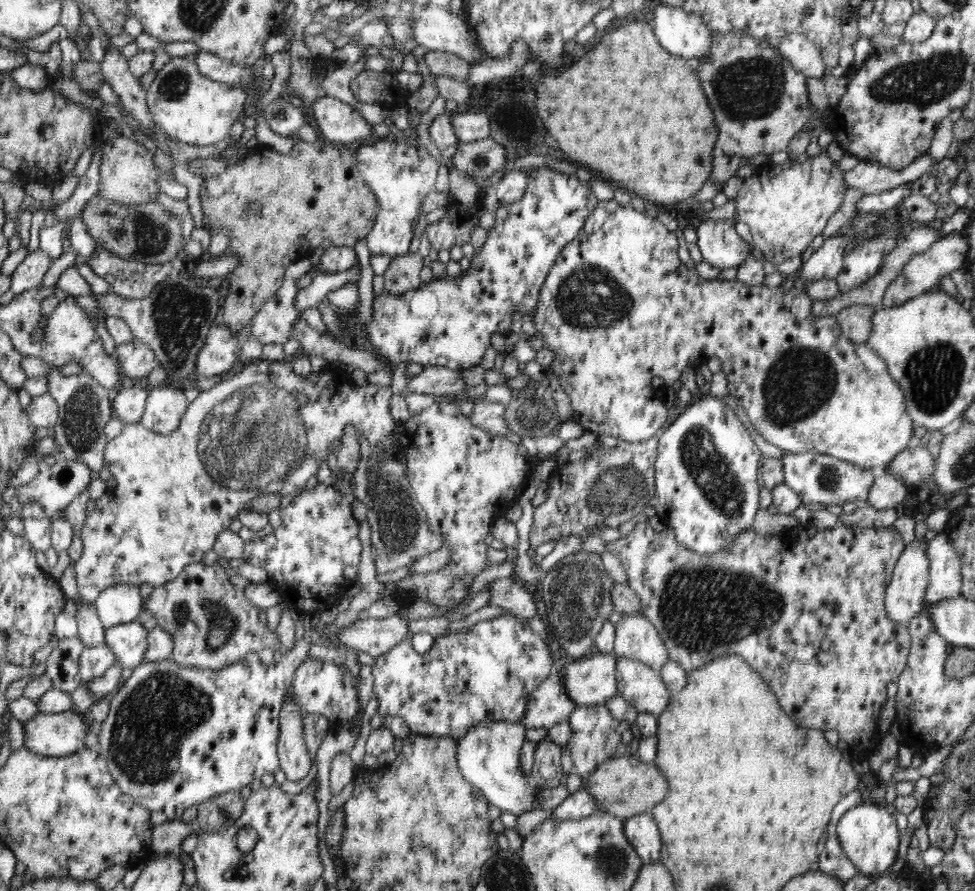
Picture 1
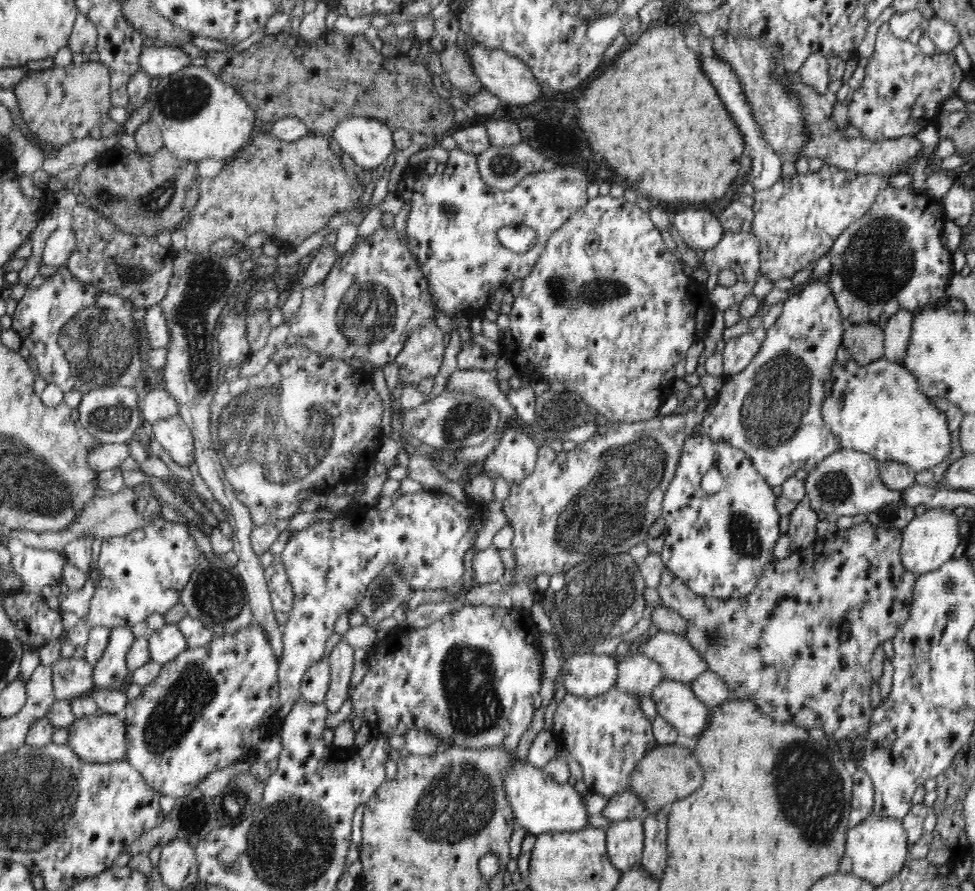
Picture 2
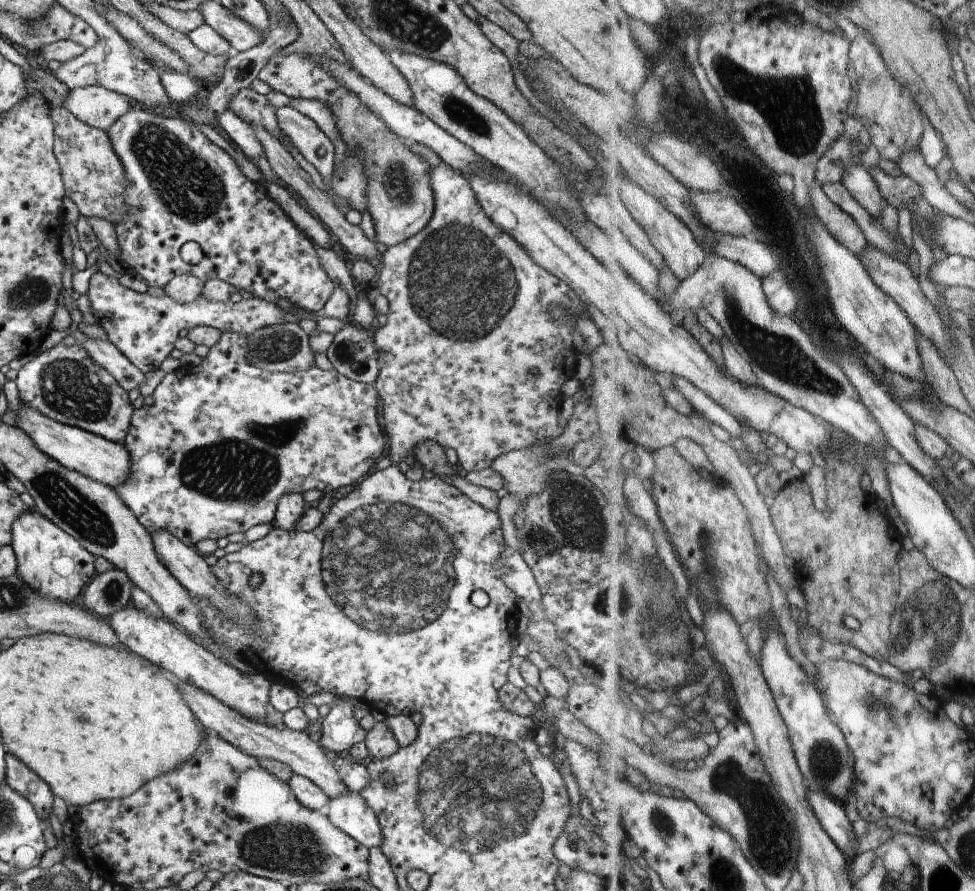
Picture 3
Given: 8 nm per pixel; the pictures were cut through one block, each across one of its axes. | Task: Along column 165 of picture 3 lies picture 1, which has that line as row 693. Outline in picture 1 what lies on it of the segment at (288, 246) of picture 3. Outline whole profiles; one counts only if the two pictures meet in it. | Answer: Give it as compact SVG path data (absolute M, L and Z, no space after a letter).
M305 619L306 631L303 637L300 637L300 640L295 642L295 647L288 652L287 658L278 657L270 664L262 663L258 654L250 653L242 660L238 660L236 664L224 666L222 670L188 668L180 666L171 658L156 662L142 661L136 668L133 668L130 678L124 682L124 686L112 698L106 720L97 724L98 752L107 762L109 771L120 790L130 795L136 801L136 804L143 806L146 810L151 812L160 812L162 810L166 814L167 820L170 821L180 819L184 810L190 808L190 806L197 806L205 800L230 791L241 791L244 786L250 785L252 780L262 778L266 773L274 774L278 772L280 769L278 754L278 738L280 738L280 719L278 718L280 718L280 708L284 704L284 694L291 688L296 667L306 660L310 644L318 636L314 632L314 628L317 626L319 626L317 619Z

